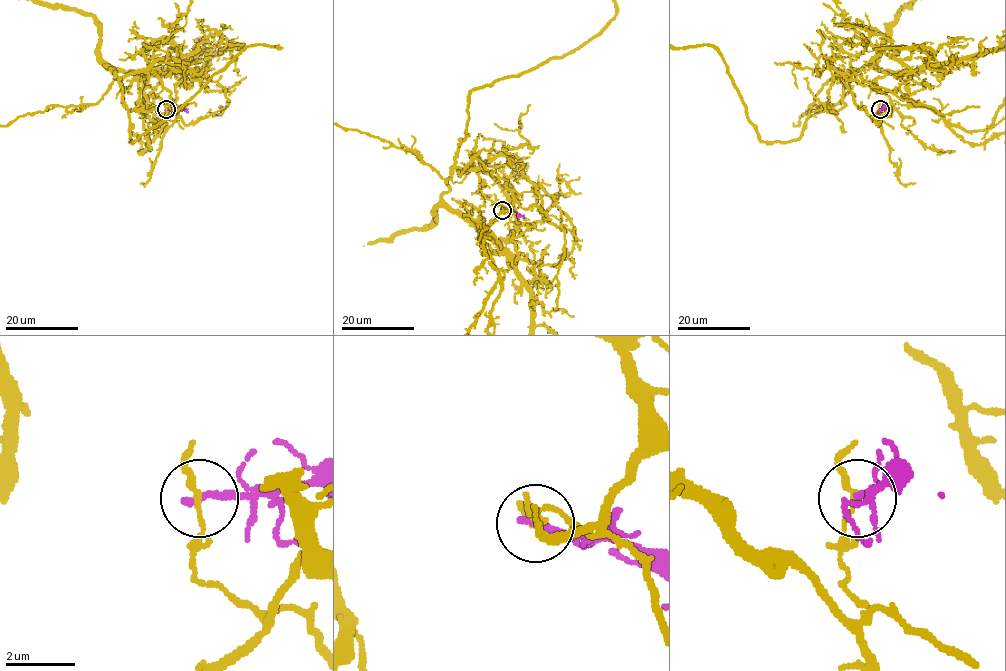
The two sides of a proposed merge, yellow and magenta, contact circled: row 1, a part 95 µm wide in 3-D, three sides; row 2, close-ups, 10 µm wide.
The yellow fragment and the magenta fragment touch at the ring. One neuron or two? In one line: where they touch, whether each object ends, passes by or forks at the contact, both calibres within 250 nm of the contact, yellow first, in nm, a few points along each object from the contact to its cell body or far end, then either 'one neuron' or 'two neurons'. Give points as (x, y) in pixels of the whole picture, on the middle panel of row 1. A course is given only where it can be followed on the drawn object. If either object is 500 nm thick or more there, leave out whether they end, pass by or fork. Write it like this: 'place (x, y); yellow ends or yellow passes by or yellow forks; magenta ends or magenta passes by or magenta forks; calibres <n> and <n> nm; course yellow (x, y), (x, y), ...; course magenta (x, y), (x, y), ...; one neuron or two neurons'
place (502, 210); yellow passes by; magenta ends; calibres 150 and 240 nm; course yellow (502, 210), (513, 202), (506, 182), (455, 164), (468, 94), (591, 40), (616, 12); course magenta (502, 210), (524, 215); two neurons

